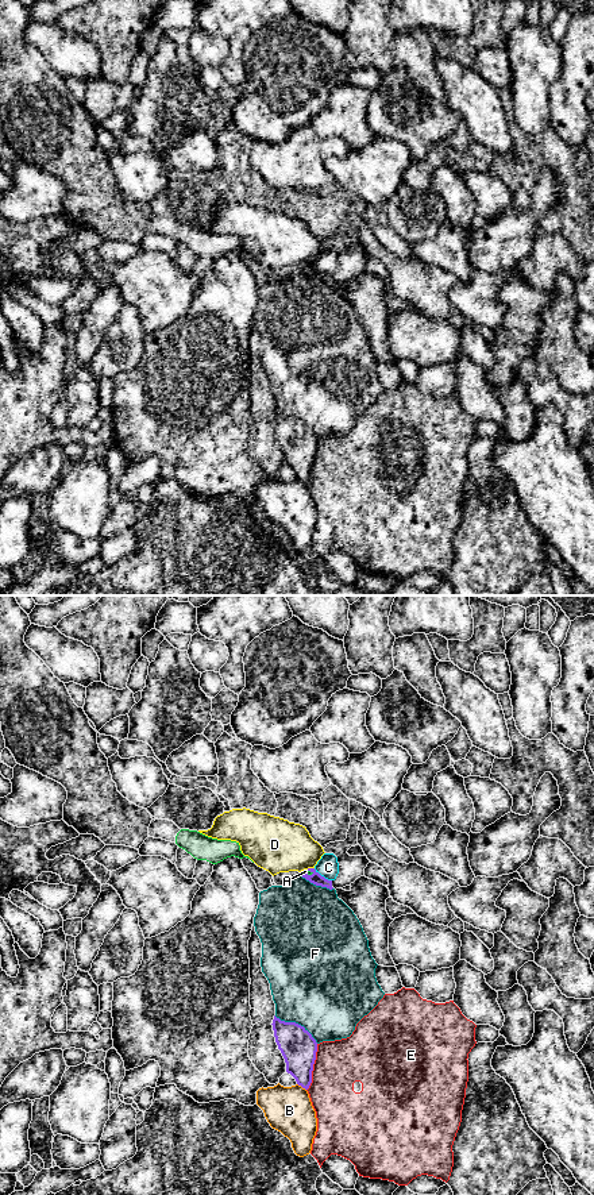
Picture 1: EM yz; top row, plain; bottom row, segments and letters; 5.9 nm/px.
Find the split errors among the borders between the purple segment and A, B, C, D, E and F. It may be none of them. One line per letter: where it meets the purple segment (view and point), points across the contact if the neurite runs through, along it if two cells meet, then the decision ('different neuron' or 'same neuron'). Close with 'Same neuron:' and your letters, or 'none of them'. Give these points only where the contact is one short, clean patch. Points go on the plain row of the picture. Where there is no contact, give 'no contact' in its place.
A: meets purple in yz at (307, 269); different neuron
B: meets purple in yz at (301, 481); different neuron
C: meets purple in yz at (323, 272); different neuron
D: meets purple in yz at (309, 263); border along yz (313, 262), (307, 263); different neuron
E: meets purple in yz at (312, 462); different neuron
F: meets purple in yz at (297, 419); different neuron
Same neuron: none of them

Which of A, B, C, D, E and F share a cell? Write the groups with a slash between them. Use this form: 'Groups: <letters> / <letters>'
Groups: A / B / C / D / E / F

